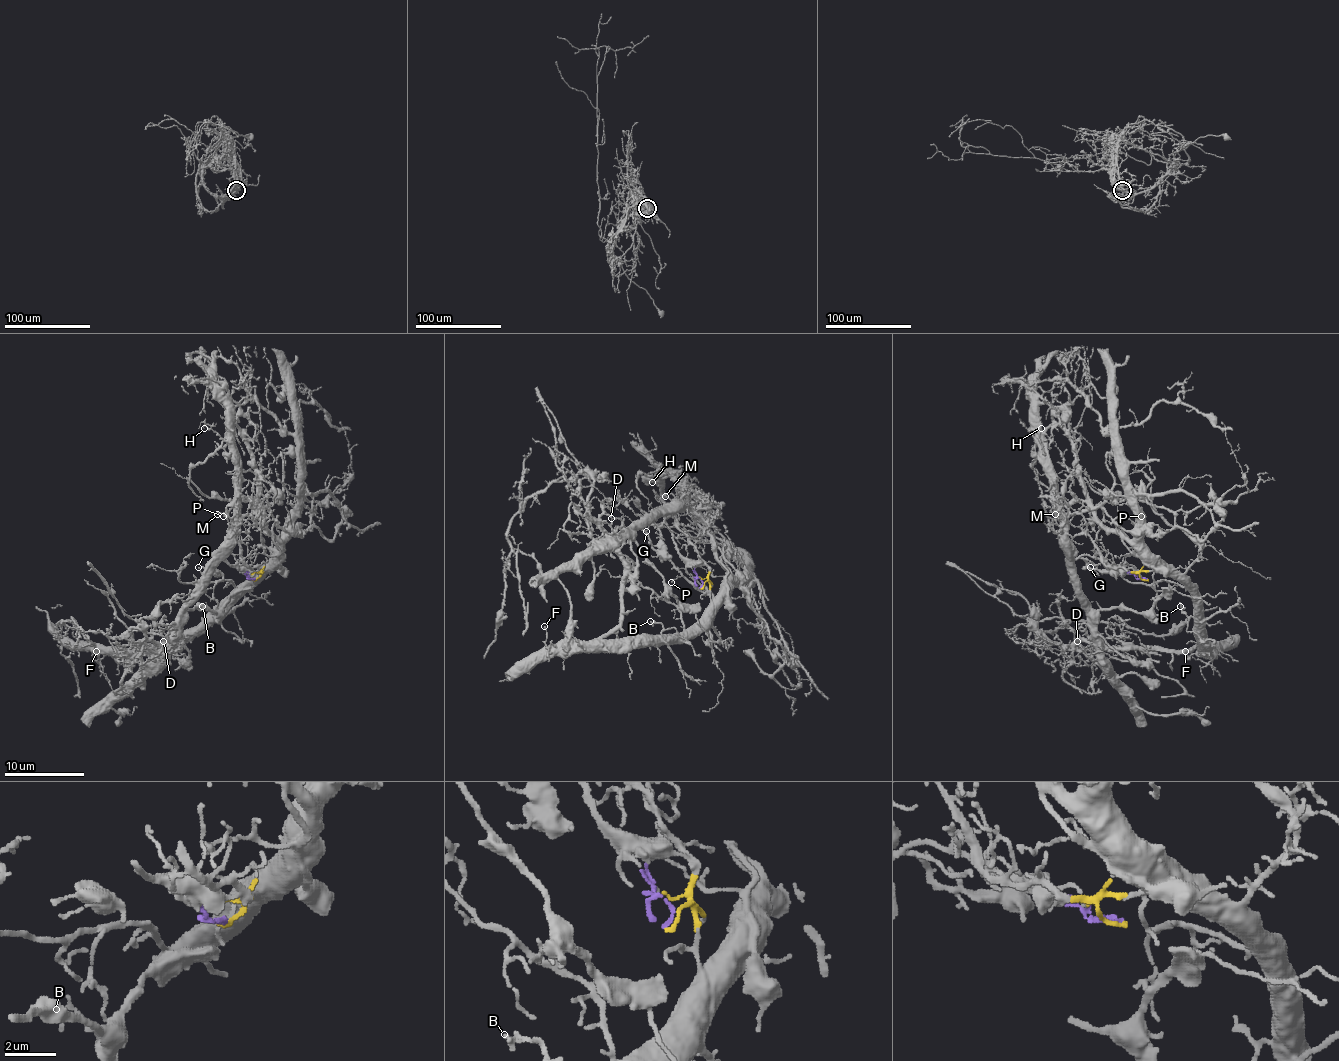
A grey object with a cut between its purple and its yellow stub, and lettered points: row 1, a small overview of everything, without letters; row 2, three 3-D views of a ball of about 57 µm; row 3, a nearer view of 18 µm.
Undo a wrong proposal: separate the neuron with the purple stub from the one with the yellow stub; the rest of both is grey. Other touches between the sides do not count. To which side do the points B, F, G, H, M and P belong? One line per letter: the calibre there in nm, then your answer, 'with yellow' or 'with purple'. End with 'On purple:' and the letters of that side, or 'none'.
B: 220 nm thick; with yellow
F: 130 nm thick; with yellow
G: 110 nm thick; with purple
H: 80 nm thick; with purple
M: 100 nm thick; with purple
P: 110 nm thick; with yellow
On purple: G, H, M

